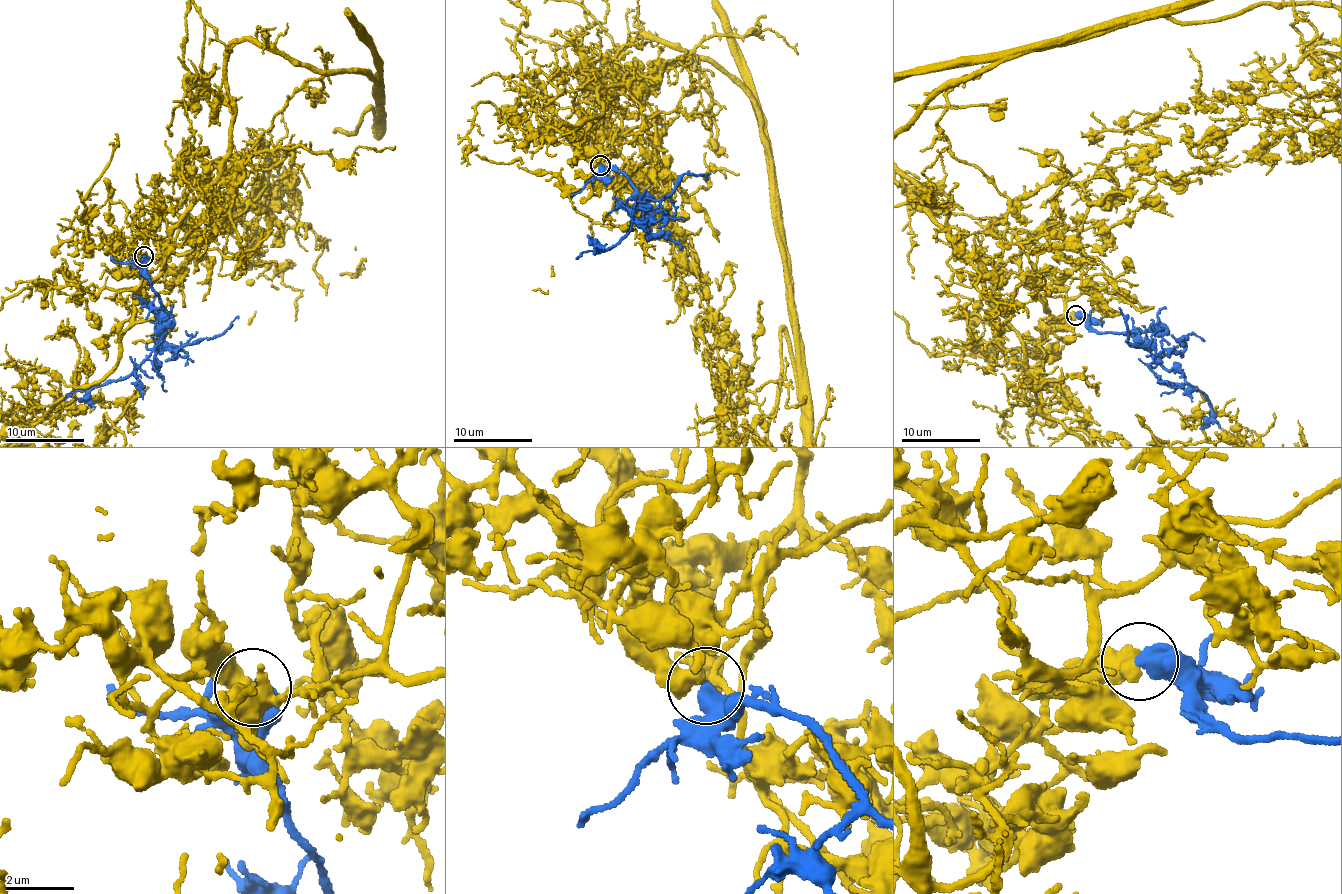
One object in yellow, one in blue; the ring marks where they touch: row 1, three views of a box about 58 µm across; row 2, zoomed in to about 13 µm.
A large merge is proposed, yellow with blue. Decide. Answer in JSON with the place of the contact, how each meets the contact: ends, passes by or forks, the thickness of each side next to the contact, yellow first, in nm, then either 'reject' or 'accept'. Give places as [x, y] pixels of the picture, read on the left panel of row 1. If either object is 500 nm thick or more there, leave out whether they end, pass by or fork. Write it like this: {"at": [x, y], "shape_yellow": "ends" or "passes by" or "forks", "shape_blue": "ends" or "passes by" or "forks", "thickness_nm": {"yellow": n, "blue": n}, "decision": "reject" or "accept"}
{"at": [143, 256], "thickness_nm": {"yellow": 380, "blue": 600}, "decision": "accept"}

